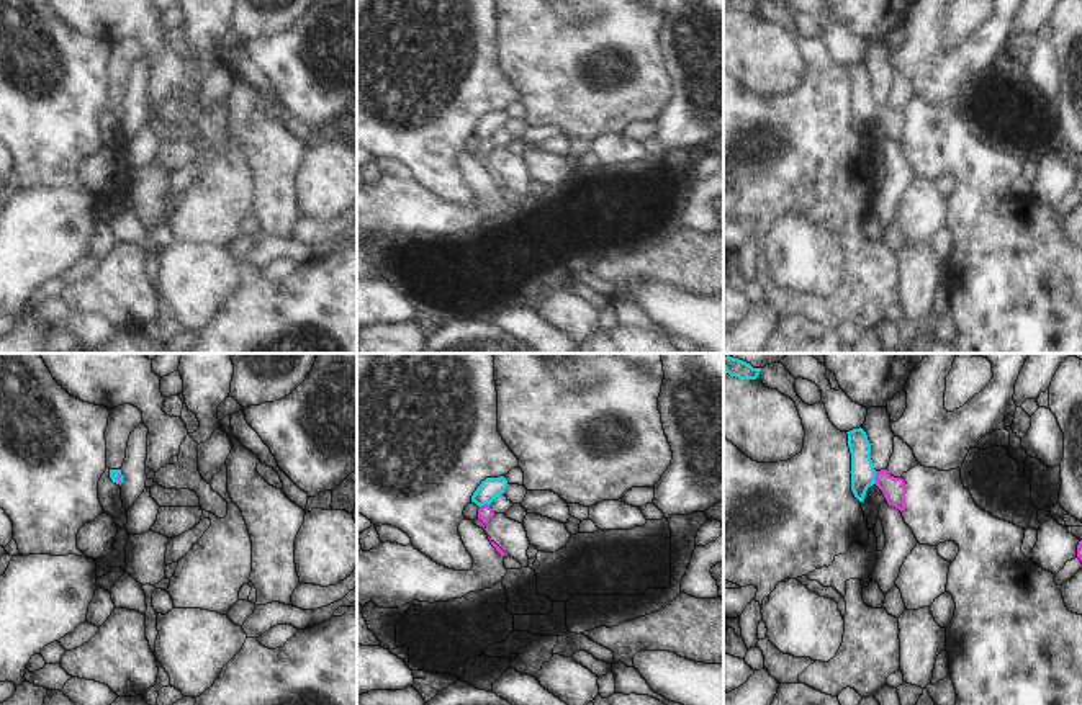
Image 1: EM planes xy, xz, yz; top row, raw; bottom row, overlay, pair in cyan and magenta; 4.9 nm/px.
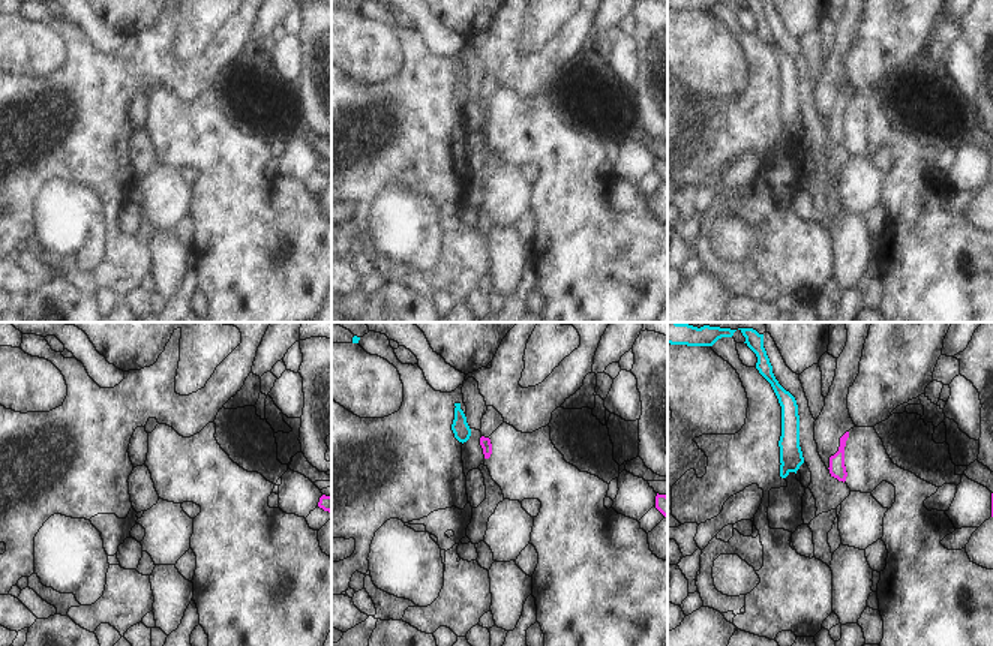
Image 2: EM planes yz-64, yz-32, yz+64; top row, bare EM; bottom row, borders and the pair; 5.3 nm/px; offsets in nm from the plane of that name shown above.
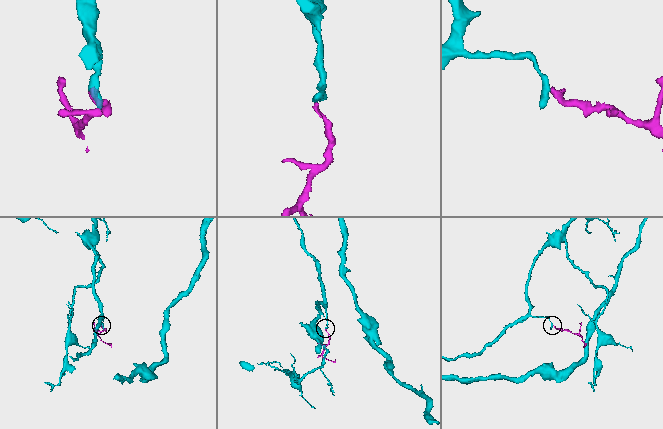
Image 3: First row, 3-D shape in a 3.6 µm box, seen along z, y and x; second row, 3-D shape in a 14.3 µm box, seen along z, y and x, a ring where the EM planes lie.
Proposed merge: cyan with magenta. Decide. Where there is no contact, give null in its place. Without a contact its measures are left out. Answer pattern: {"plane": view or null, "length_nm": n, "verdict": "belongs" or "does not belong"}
{"plane": "yz", "length_nm": 60, "verdict": "belongs"}

